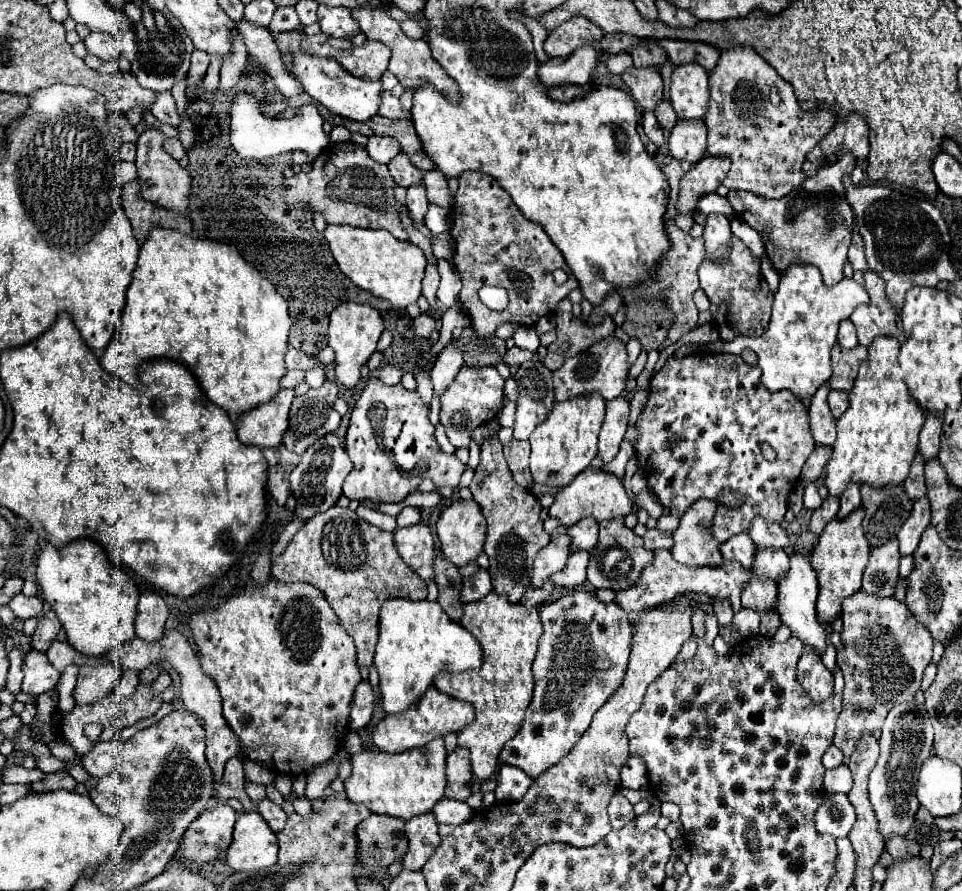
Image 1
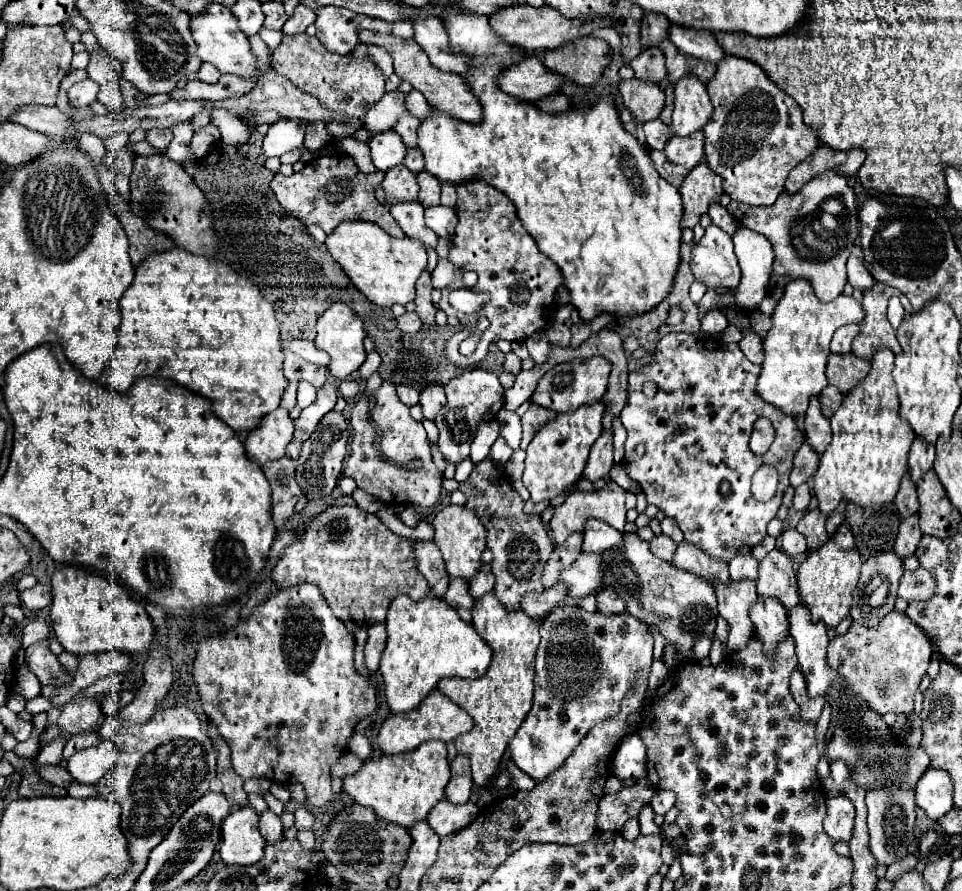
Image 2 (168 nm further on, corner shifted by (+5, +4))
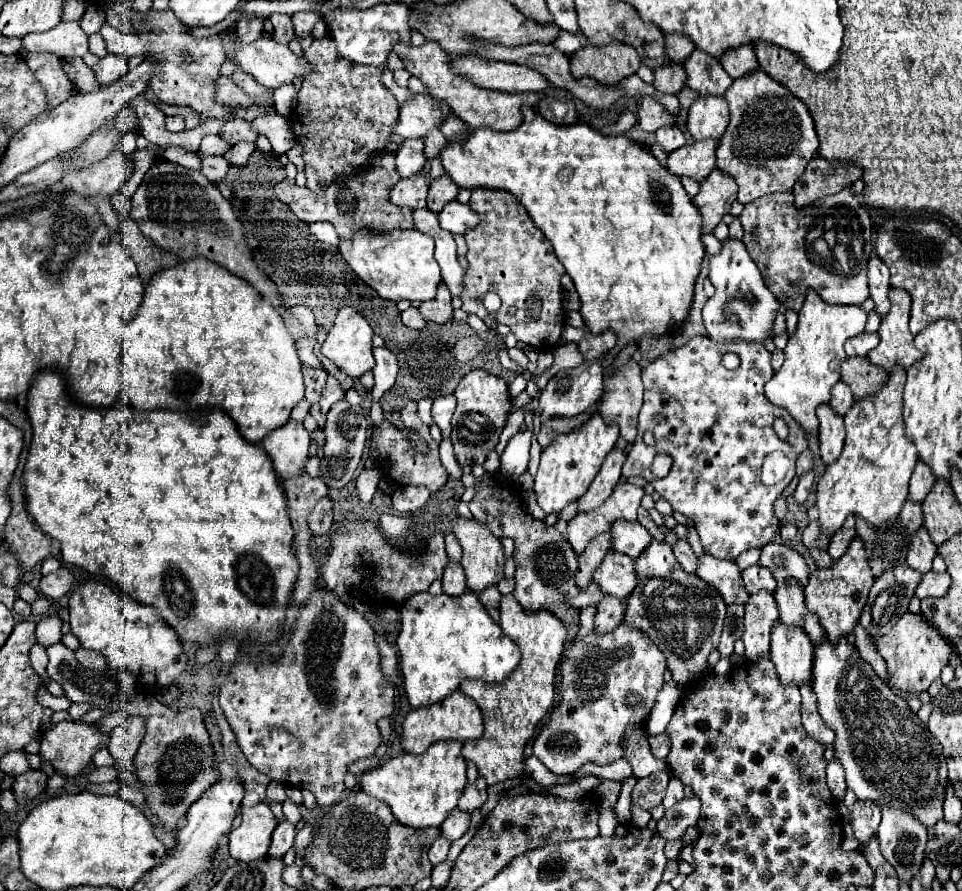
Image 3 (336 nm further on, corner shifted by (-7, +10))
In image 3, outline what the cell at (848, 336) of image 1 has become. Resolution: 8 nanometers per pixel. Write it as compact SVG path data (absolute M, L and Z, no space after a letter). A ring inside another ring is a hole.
M862 332L846 340L846 354L848 356L866 356L878 344L878 332Z

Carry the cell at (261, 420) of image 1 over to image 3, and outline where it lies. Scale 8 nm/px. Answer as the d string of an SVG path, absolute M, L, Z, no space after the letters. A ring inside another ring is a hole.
M288 420L284 426L276 428L262 440L262 448L268 452L276 472L282 478L296 476L308 456L310 432L302 422Z

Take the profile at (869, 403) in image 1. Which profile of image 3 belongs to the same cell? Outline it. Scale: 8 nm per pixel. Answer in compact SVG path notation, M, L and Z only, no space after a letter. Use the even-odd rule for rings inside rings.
M896 364L888 374L888 382L876 394L856 400L844 414L846 440L838 460L834 460L816 488L816 506L820 510L822 532L832 536L848 514L858 514L866 522L880 526L900 514L908 498L908 480L918 462L916 444L904 434L902 392L906 370Z

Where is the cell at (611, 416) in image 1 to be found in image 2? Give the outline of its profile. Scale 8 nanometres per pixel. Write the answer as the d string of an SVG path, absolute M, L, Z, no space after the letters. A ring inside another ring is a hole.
M604 430L604 434L598 438L598 442L590 450L590 458L588 458L588 464L584 468L584 478L590 482L596 482L596 480L604 478L612 466L614 466L612 434L608 430Z

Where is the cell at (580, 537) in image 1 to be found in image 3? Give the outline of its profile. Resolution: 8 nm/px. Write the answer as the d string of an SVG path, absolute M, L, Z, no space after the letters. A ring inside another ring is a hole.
M616 520L610 526L610 536L612 536L612 548L630 558L640 556L640 552L652 540L650 532L646 532L646 528L640 522L628 522L628 520Z

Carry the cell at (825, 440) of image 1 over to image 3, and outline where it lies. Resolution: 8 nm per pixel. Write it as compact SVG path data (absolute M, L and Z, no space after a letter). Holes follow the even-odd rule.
M820 404L816 410L820 420L818 438L820 438L820 456L824 464L834 462L844 446L844 424L842 418L832 410L830 404Z

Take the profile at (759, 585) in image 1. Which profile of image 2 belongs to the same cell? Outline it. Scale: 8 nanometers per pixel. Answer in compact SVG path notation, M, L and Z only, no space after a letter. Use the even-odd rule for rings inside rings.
M760 598L750 608L750 620L754 622L756 636L764 646L764 654L772 658L776 646L788 638L788 612L776 598Z

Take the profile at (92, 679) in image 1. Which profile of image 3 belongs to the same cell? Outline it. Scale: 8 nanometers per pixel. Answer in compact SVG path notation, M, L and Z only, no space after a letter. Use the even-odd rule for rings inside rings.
M64 720L58 724L52 724L40 740L40 756L46 758L56 770L60 770L64 776L80 776L88 762L92 760L92 754L96 748L104 746L108 742L108 732L100 730L94 722L72 722Z

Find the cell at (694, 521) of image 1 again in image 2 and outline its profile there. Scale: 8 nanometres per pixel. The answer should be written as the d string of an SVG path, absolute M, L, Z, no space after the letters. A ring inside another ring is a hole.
M688 542L678 544L678 550L674 554L674 566L682 568L686 572L692 572L700 578L706 578L710 584L714 584L716 580L722 582L722 584L730 582L728 564L724 560L712 558L712 556L704 554L700 548L696 548L694 544L688 544Z

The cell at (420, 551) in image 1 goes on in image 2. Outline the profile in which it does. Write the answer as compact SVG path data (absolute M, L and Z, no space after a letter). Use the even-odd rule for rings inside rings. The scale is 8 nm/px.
M416 542L414 554L416 554L416 566L418 566L420 574L428 580L432 592L442 598L448 590L450 576L446 572L440 550L436 548L434 542Z

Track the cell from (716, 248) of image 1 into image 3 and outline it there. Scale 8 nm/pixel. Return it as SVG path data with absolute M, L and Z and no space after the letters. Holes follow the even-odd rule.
M734 238L722 240L720 252L710 256L708 278L716 288L716 294L706 302L702 312L708 336L720 342L728 342L736 338L750 340L750 342L764 342L768 336L772 336L770 330L780 302L764 286L762 274L756 262L750 258L742 240L734 240Z

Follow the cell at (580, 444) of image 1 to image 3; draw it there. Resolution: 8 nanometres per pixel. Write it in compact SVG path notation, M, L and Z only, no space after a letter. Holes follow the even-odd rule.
M598 412L592 414L590 420L584 422L580 428L568 434L558 434L552 440L552 444L542 450L540 468L534 478L534 492L536 492L536 500L540 508L544 512L560 512L566 504L570 504L572 500L578 500L592 484L606 454L616 444L618 434L620 432L616 424L606 422Z

